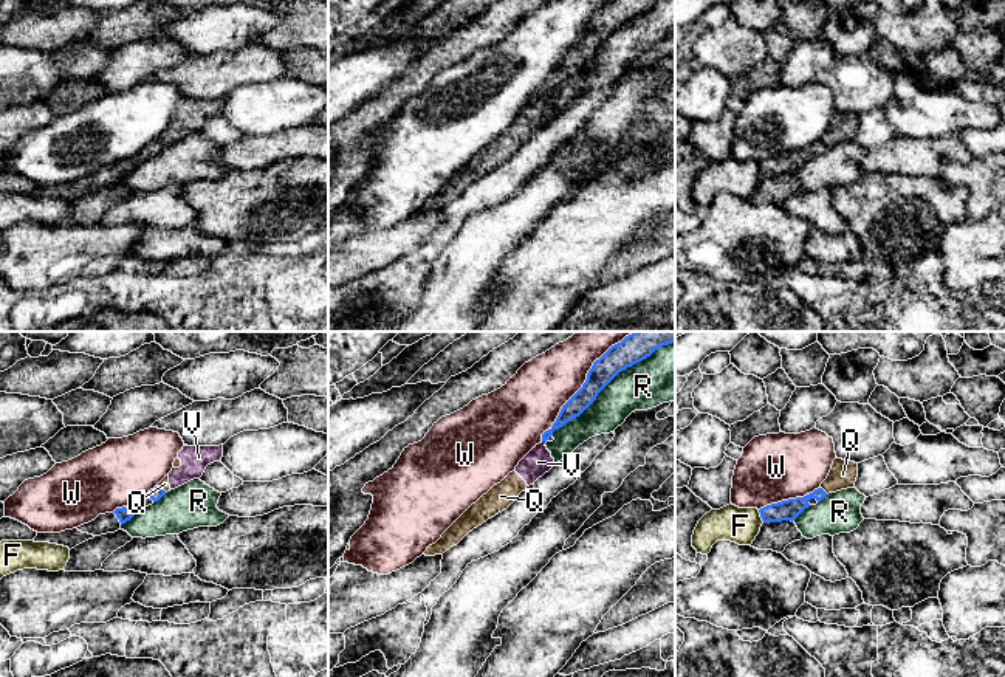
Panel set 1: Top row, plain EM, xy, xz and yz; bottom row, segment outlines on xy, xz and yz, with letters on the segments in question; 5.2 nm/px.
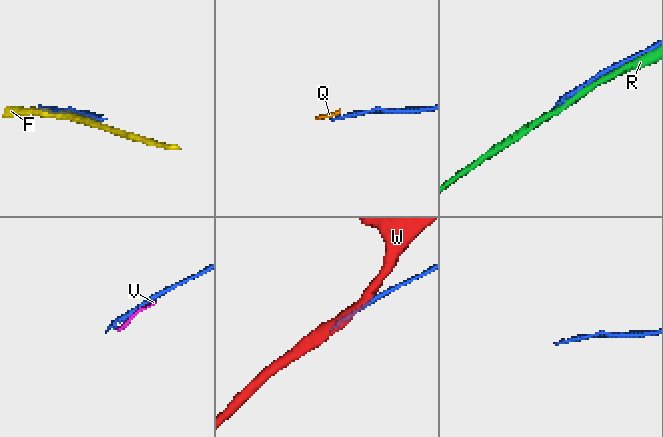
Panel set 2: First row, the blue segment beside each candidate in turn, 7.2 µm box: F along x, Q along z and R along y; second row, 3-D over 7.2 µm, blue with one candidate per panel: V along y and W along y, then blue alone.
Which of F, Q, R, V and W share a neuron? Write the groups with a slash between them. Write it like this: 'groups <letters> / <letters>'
groups F / Q V / R / W

